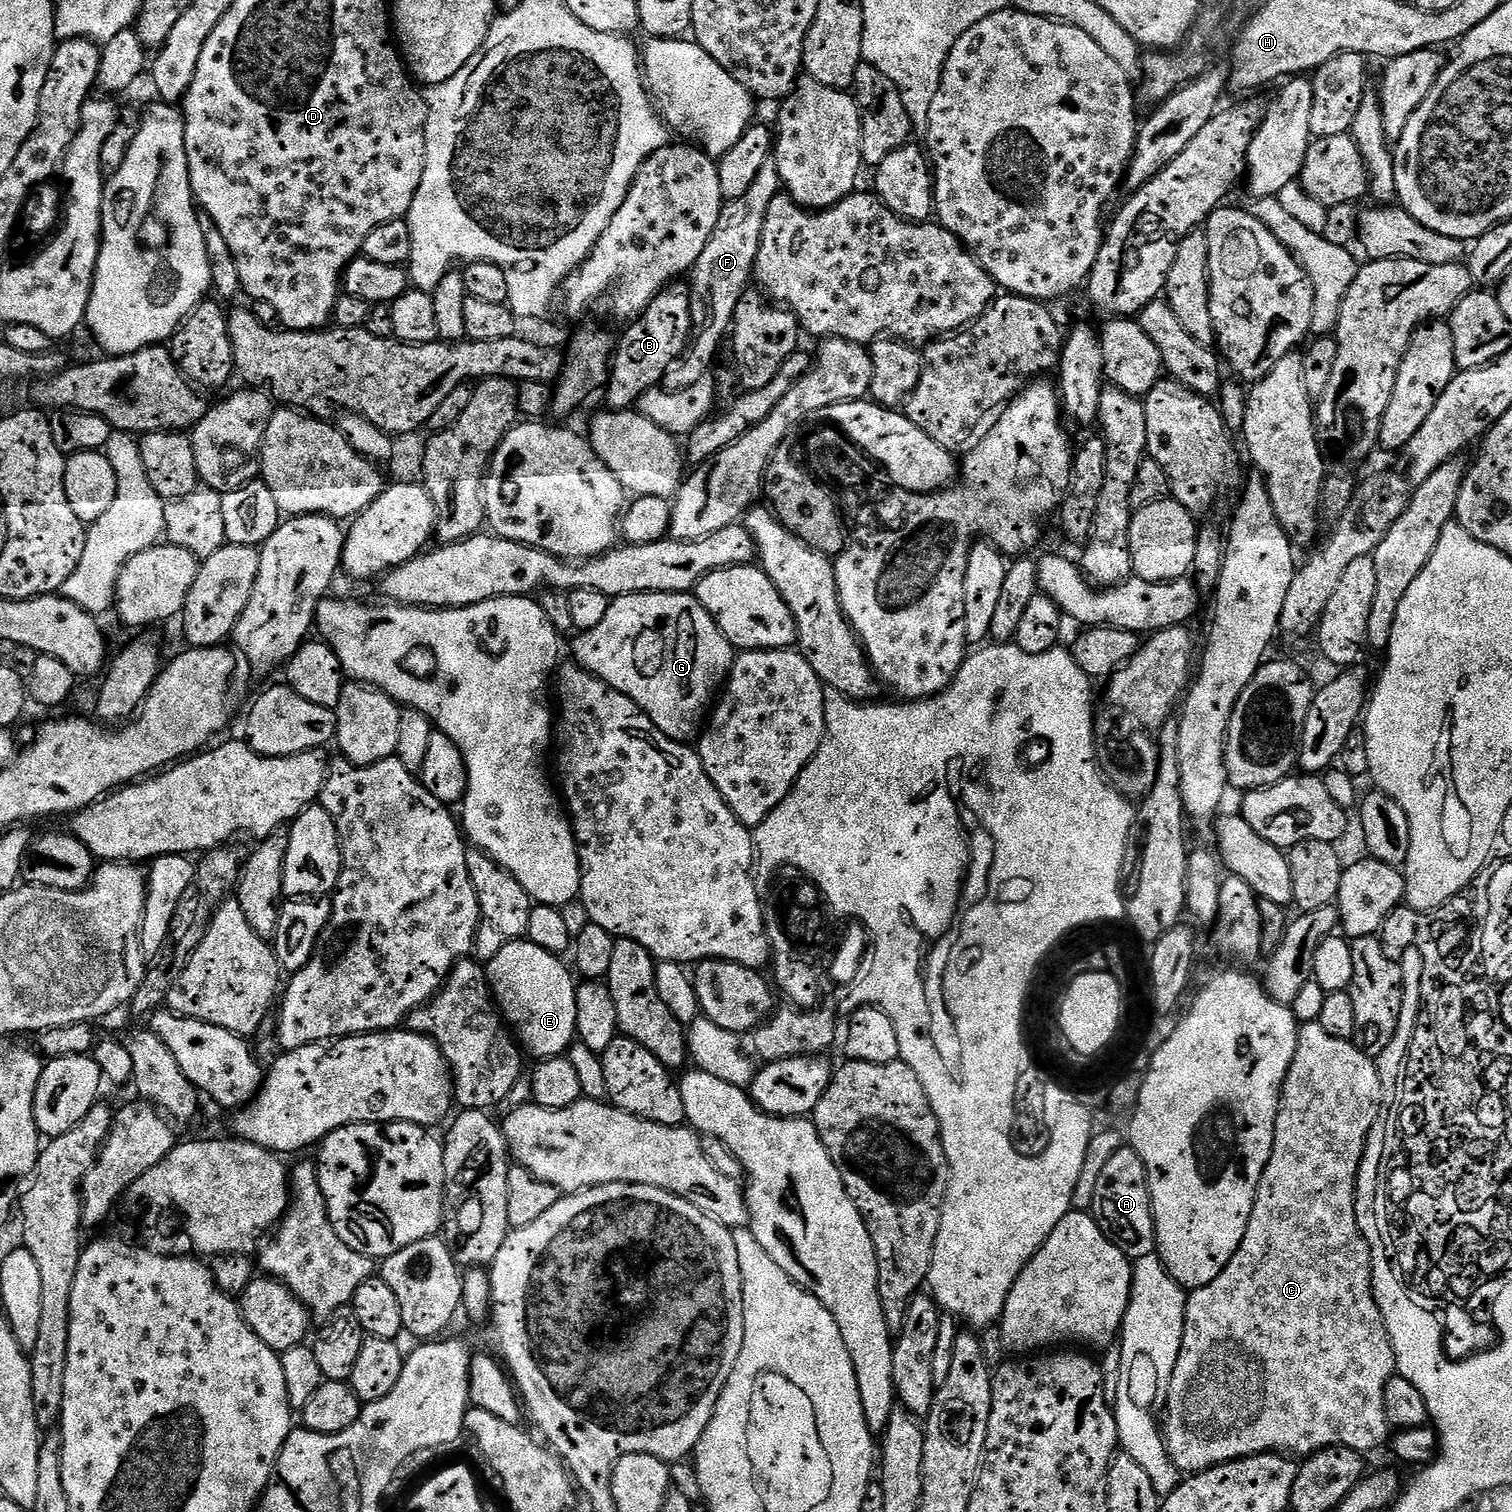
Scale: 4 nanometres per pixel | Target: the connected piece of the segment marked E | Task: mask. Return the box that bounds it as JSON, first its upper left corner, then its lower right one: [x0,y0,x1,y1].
[486,938,577,1058]

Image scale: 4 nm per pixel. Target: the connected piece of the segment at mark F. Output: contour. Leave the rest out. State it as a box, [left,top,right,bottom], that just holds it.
[662,162,781,391]

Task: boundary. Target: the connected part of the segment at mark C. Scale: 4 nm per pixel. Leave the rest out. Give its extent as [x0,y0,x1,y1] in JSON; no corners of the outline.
[1162,1023,1396,1473]

